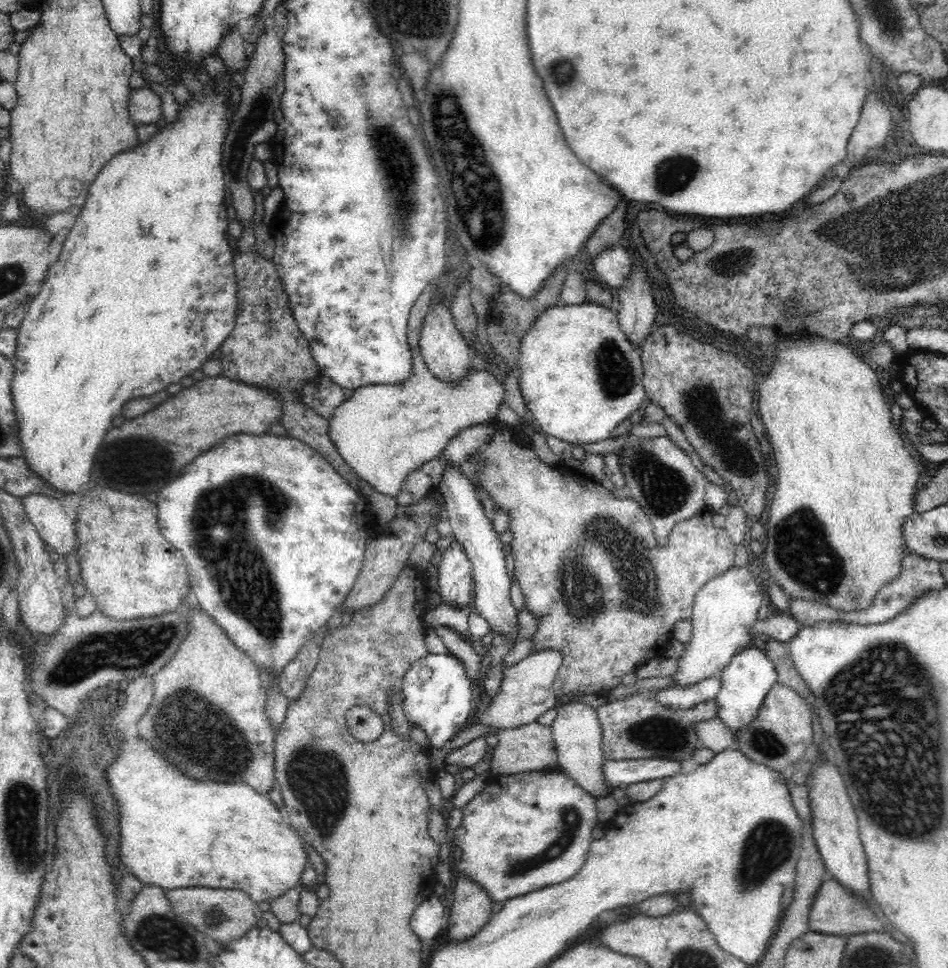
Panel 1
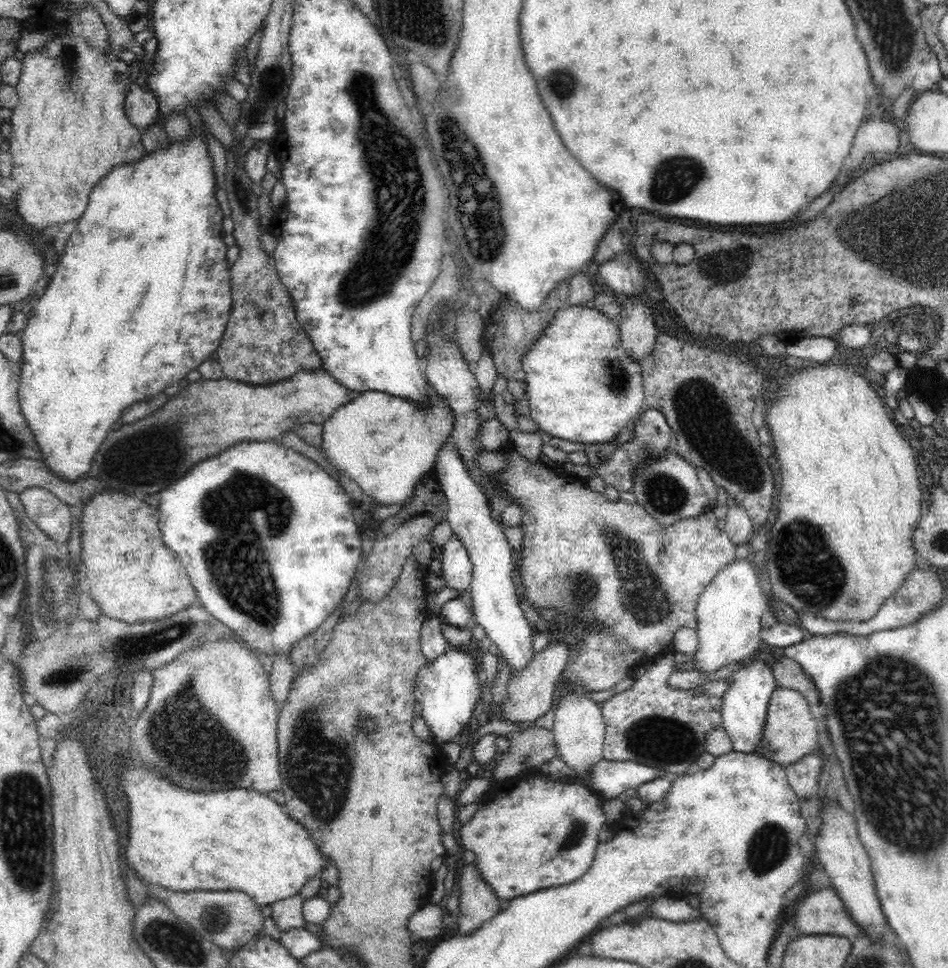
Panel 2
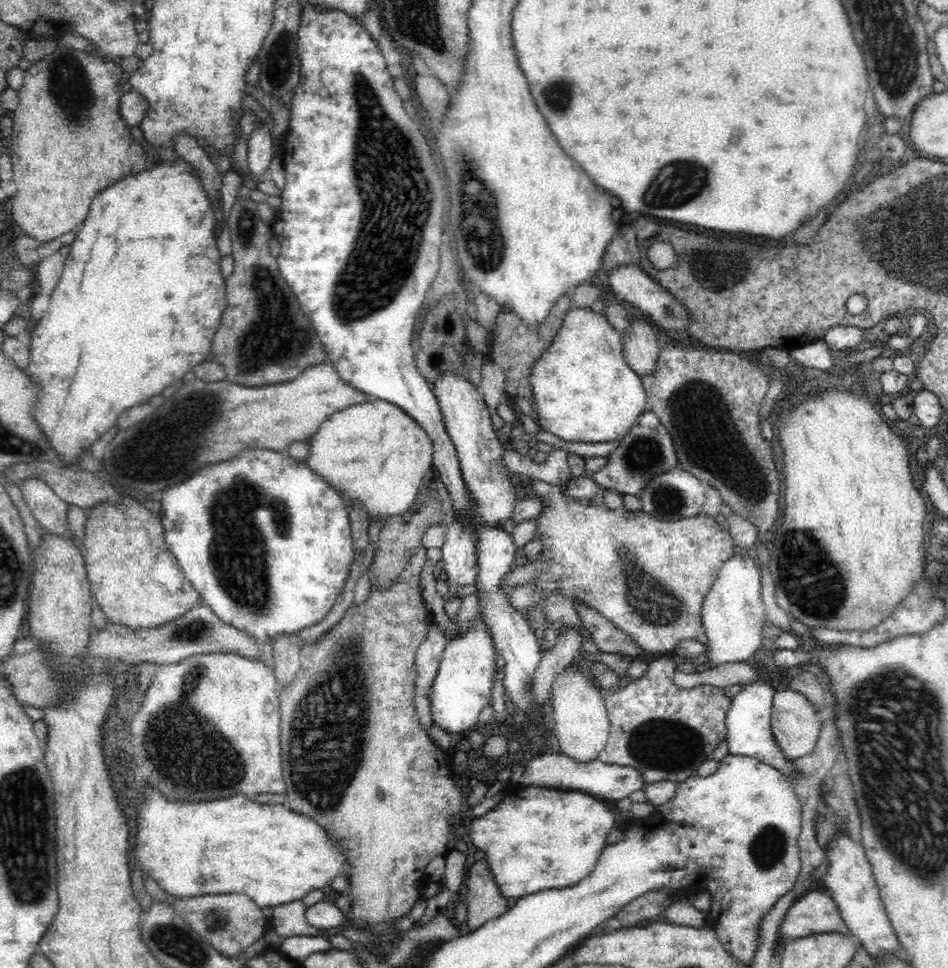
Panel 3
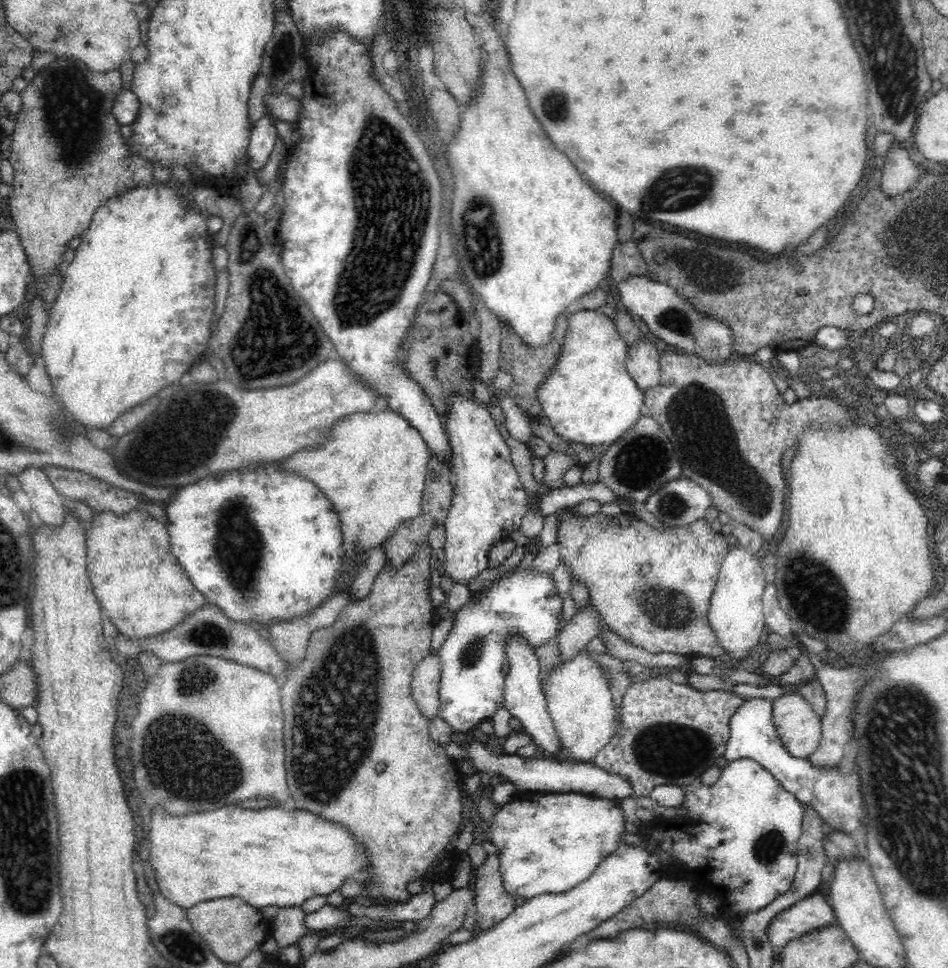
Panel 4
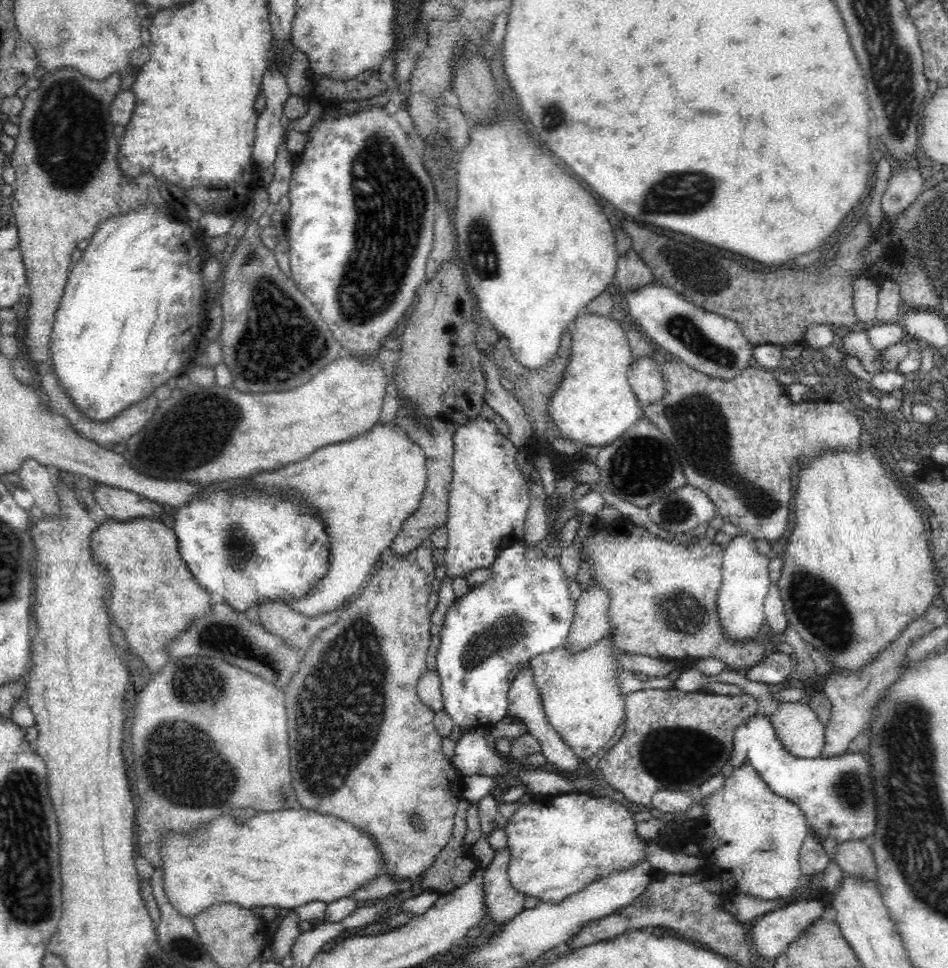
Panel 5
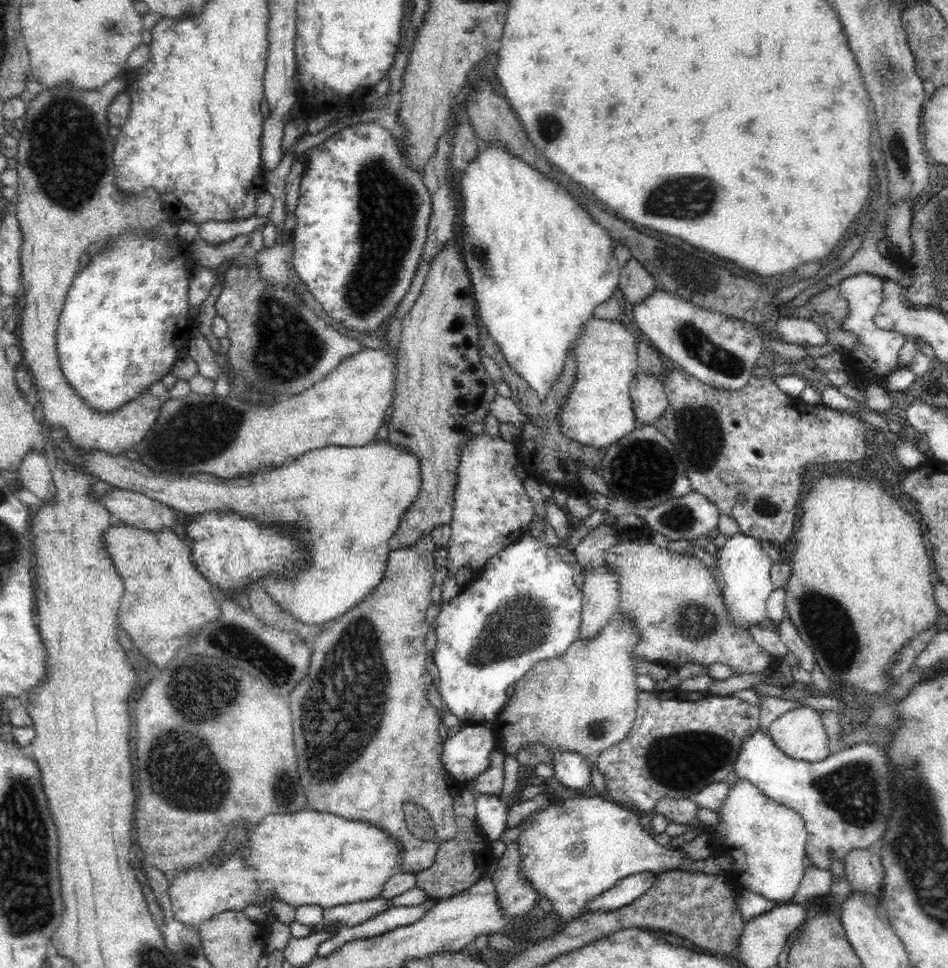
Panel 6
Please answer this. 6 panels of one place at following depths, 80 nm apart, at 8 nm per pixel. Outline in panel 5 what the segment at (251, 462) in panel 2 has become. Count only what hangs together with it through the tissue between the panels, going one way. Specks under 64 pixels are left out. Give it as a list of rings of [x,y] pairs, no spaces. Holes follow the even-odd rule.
[[[208,491],[187,507],[171,510],[175,514],[175,535],[179,552],[194,578],[214,597],[227,602],[234,610],[244,613],[256,602],[298,598],[316,584],[329,565],[326,549],[326,525],[306,507],[298,507],[298,499],[284,495],[262,495],[258,491]]]

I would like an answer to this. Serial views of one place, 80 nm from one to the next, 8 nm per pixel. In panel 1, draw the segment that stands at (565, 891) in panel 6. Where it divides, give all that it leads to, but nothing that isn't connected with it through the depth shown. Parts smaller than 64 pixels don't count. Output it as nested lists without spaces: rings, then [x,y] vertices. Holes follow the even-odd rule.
[[[555,767],[516,774],[514,776],[492,777],[488,786],[486,786],[470,804],[463,808],[464,819],[460,827],[454,831],[455,833],[452,839],[455,846],[457,846],[457,848],[462,848],[462,852],[464,852],[456,868],[458,868],[459,872],[467,874],[474,882],[483,886],[484,891],[490,895],[490,899],[494,902],[508,901],[509,899],[524,896],[536,890],[540,890],[541,888],[564,882],[572,878],[586,862],[590,845],[594,842],[593,830],[600,822],[597,814],[596,800],[590,796],[590,794],[586,793],[580,785],[576,784],[574,780],[571,780],[565,775],[562,770],[555,769]]]

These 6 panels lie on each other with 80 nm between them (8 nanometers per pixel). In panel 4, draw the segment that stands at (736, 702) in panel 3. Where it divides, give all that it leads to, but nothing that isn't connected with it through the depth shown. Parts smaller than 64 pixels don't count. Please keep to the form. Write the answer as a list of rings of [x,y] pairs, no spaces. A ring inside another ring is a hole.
[[[747,698],[731,718],[730,734],[724,751],[724,763],[736,762],[742,758],[754,760],[778,781],[778,785],[792,794],[806,808],[814,809],[821,822],[828,824],[834,832],[846,836],[866,826],[866,812],[860,792],[860,776],[856,768],[844,771],[836,767],[814,767],[810,761],[793,758],[778,738],[772,716],[773,702],[764,698]]]

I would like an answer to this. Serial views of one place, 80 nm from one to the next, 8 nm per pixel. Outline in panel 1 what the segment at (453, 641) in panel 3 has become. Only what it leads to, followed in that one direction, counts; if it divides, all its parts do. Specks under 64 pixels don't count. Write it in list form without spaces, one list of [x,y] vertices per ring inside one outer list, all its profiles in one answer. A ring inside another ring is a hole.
[[[448,652],[444,655],[428,653],[406,671],[401,690],[404,693],[401,704],[403,713],[408,718],[409,724],[419,726],[429,736],[431,748],[444,748],[446,743],[460,732],[460,728],[468,724],[468,717],[471,716],[472,710],[472,684],[472,676],[466,673],[464,663],[456,655]]]

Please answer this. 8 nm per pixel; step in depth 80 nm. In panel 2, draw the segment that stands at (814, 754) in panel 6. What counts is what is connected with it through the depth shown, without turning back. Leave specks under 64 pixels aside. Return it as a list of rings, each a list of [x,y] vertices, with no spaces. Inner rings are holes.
[[[777,687],[772,693],[763,730],[764,758],[786,766],[801,760],[817,748],[818,718],[813,715],[808,699],[797,690]]]

